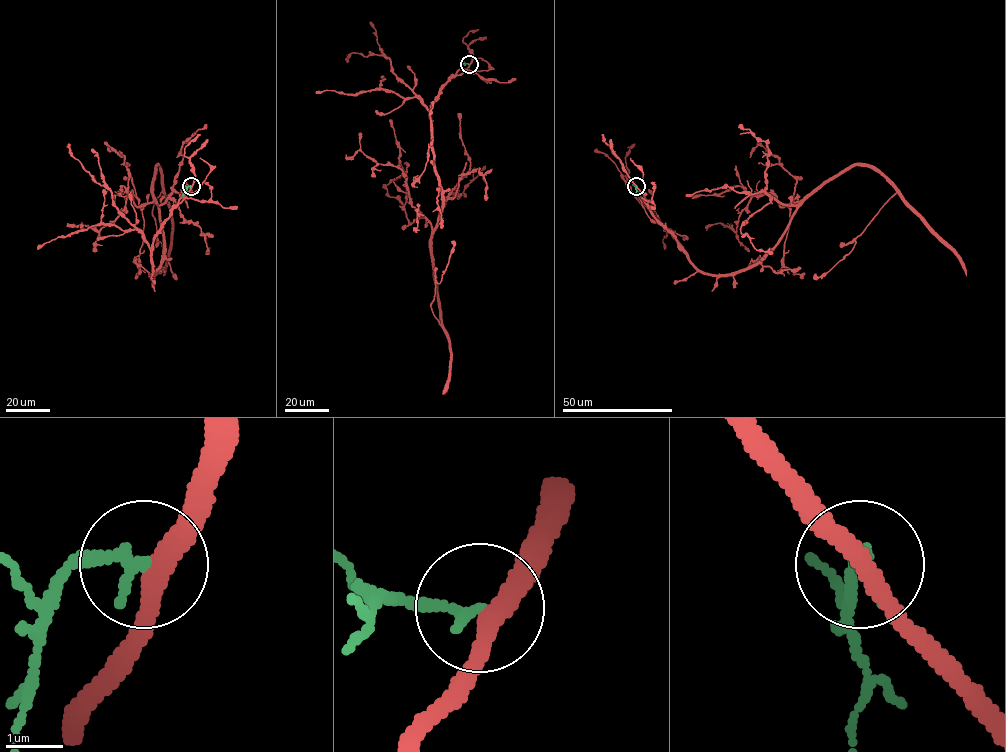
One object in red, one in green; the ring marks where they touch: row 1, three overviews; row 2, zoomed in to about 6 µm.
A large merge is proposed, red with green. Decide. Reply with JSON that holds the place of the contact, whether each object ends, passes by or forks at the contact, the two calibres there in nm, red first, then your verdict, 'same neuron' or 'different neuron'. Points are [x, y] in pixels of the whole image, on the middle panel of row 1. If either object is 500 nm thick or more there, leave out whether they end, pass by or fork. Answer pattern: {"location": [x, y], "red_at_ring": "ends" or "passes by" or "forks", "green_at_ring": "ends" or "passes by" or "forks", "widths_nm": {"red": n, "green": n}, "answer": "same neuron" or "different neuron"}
{"location": [469, 64], "red_at_ring": "passes by", "green_at_ring": "ends", "widths_nm": {"red": 360, "green": 240}, "answer": "different neuron"}

